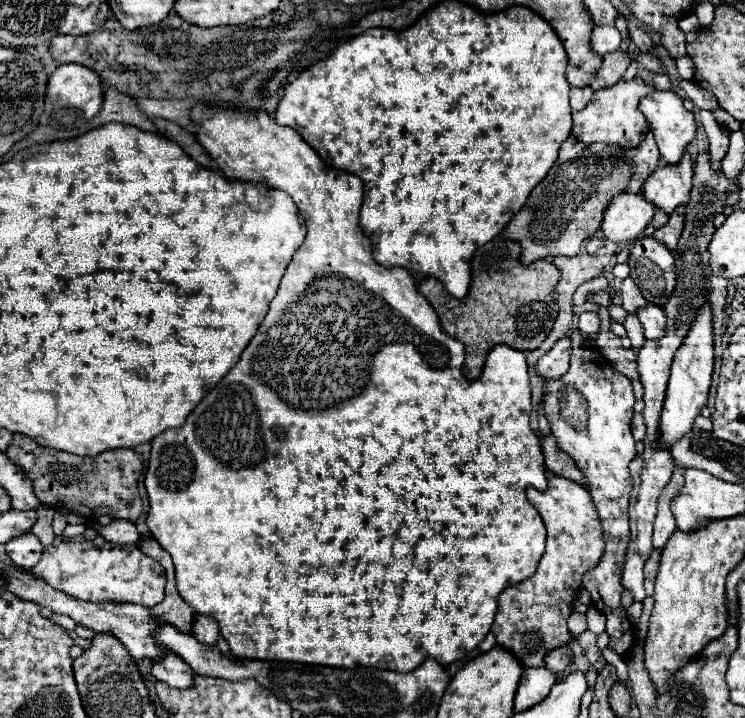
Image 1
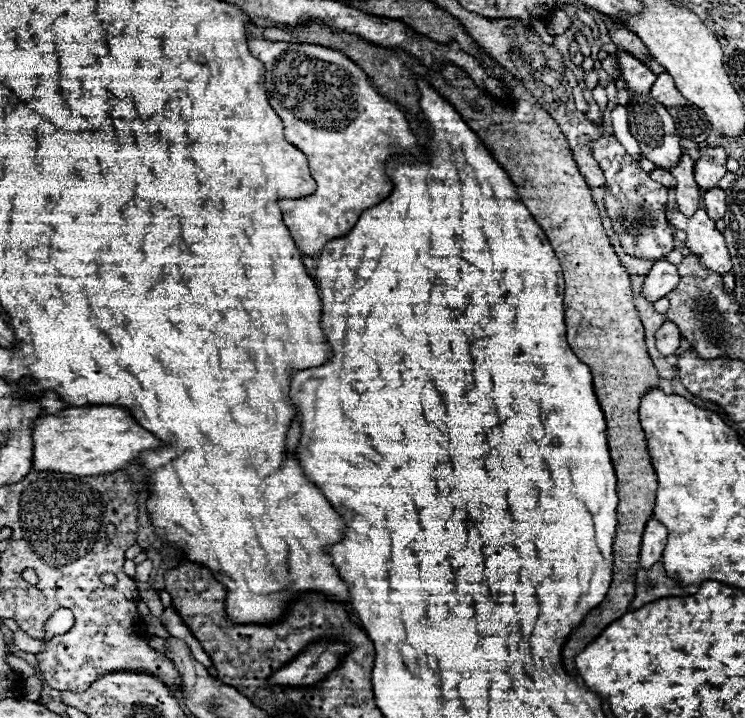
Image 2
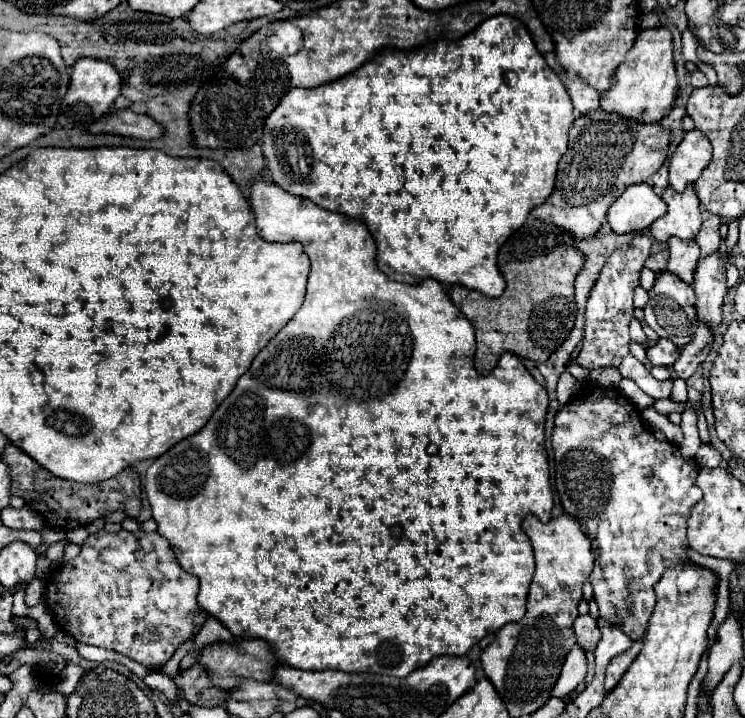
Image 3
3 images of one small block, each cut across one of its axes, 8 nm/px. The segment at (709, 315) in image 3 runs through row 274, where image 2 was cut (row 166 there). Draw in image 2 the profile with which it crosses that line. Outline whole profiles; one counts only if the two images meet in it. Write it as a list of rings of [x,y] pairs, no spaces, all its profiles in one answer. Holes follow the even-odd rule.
[[[700,146],[700,158],[694,166],[696,182],[702,190],[716,188],[718,180],[726,174],[726,152],[722,146]]]

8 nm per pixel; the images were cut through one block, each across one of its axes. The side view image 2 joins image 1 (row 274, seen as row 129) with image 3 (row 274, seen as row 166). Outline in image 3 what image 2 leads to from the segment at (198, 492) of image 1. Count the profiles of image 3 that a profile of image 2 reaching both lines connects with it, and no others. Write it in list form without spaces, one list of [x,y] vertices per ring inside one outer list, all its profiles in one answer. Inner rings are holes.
[[[264,180],[252,182],[250,206],[252,206],[252,212],[256,216],[258,234],[264,240],[268,240],[268,242],[300,242],[304,246],[304,252],[308,254],[308,258],[312,262],[306,300],[300,306],[300,310],[294,314],[294,318],[254,358],[250,370],[238,380],[232,394],[220,404],[220,408],[214,412],[214,416],[208,420],[208,424],[200,432],[196,432],[194,436],[184,438],[172,450],[168,450],[160,458],[156,458],[154,464],[148,468],[146,494],[148,494],[150,506],[152,506],[154,520],[158,522],[158,534],[162,534],[170,542],[178,564],[186,572],[192,572],[192,574],[196,574],[200,578],[200,594],[198,594],[200,608],[204,608],[210,616],[220,620],[230,630],[230,634],[236,636],[236,638],[262,638],[262,640],[266,640],[268,644],[272,644],[272,650],[276,652],[276,656],[282,662],[286,662],[288,666],[294,666],[294,668],[300,668],[300,670],[342,670],[342,672],[372,672],[372,674],[408,676],[410,672],[414,672],[418,668],[424,668],[424,664],[428,664],[434,656],[442,656],[442,654],[464,656],[484,636],[496,634],[504,624],[518,622],[526,614],[526,596],[528,596],[528,586],[530,586],[530,580],[532,580],[532,574],[534,574],[534,552],[532,552],[528,536],[522,530],[522,520],[528,514],[534,514],[536,518],[540,518],[540,522],[548,522],[550,512],[552,512],[552,486],[550,486],[550,474],[548,474],[548,456],[546,456],[546,448],[544,448],[544,422],[546,422],[550,396],[548,396],[546,388],[532,378],[532,374],[526,370],[526,366],[522,364],[520,358],[516,358],[516,355],[508,352],[504,353],[504,356],[500,358],[494,372],[490,372],[488,376],[478,374],[476,368],[474,368],[474,328],[466,320],[466,316],[452,304],[452,300],[448,298],[448,294],[444,292],[440,282],[424,280],[420,286],[410,286],[410,284],[390,280],[386,274],[382,274],[376,268],[376,242],[372,240],[370,232],[366,230],[366,226],[362,222],[346,218],[344,214],[322,210],[312,201],[305,198],[296,198],[296,196],[284,192],[282,188],[278,188],[276,184],[264,182]],[[288,340],[296,342],[294,354],[276,354],[278,348]],[[258,400],[264,402],[264,408],[258,408]],[[394,526],[398,526],[402,530],[398,536],[390,534],[390,528],[394,528]]]

